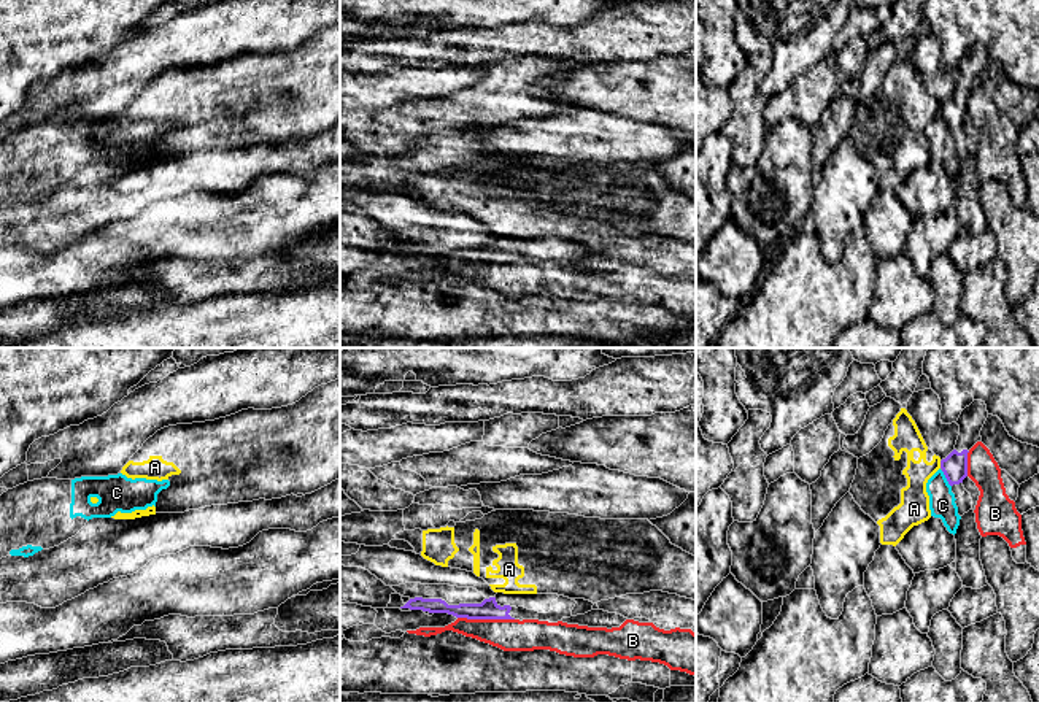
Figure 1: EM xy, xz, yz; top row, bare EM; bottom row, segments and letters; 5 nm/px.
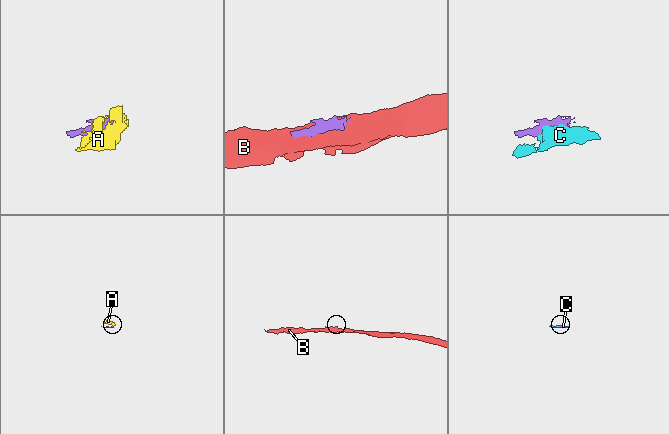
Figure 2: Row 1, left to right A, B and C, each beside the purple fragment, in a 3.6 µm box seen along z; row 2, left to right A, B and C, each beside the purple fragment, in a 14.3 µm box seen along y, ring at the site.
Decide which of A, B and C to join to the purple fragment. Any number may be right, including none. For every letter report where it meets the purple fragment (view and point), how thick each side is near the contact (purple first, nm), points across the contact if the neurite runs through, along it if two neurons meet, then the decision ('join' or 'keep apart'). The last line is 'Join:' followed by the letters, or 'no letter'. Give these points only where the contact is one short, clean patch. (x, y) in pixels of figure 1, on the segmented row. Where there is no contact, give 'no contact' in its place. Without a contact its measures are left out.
A: meets purple in yz at (941, 464); 130 nm thick on the purple side, 150 nm on the other; border along yz (939, 461), (941, 467); keep apart
B: meets purple in xz at (486, 618); 100 nm thick on the purple side, 160 nm on the other; keep apart
C: meets purple in yz at (946, 477); 130 nm thick on the purple side, 130 nm on the other; border along yz (941, 470), (950, 486); keep apart
Join: no letter

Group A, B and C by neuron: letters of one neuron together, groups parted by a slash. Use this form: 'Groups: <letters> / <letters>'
Groups: A / B / C

